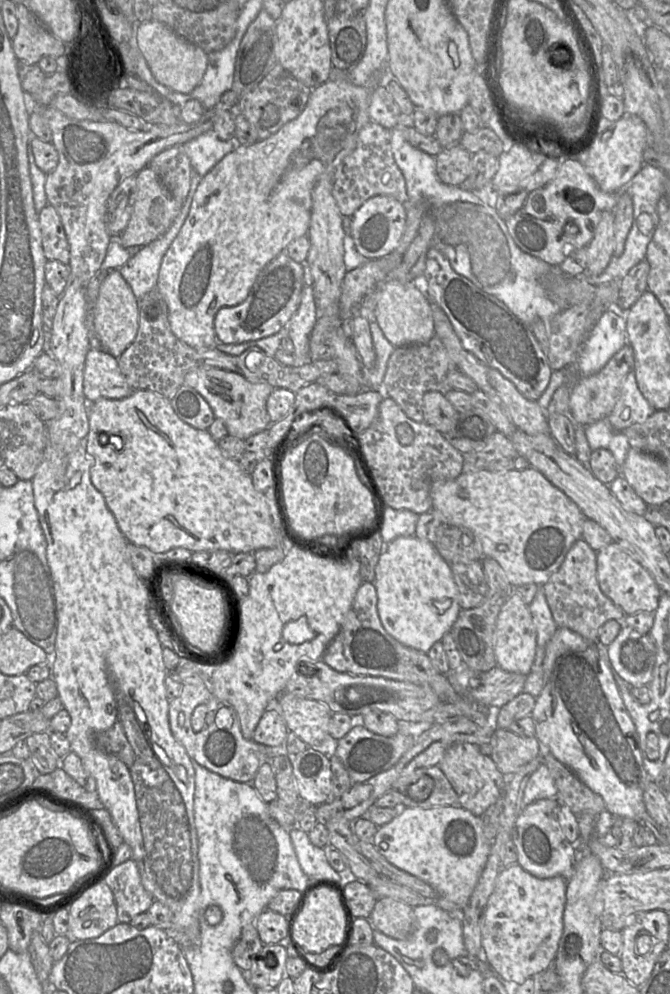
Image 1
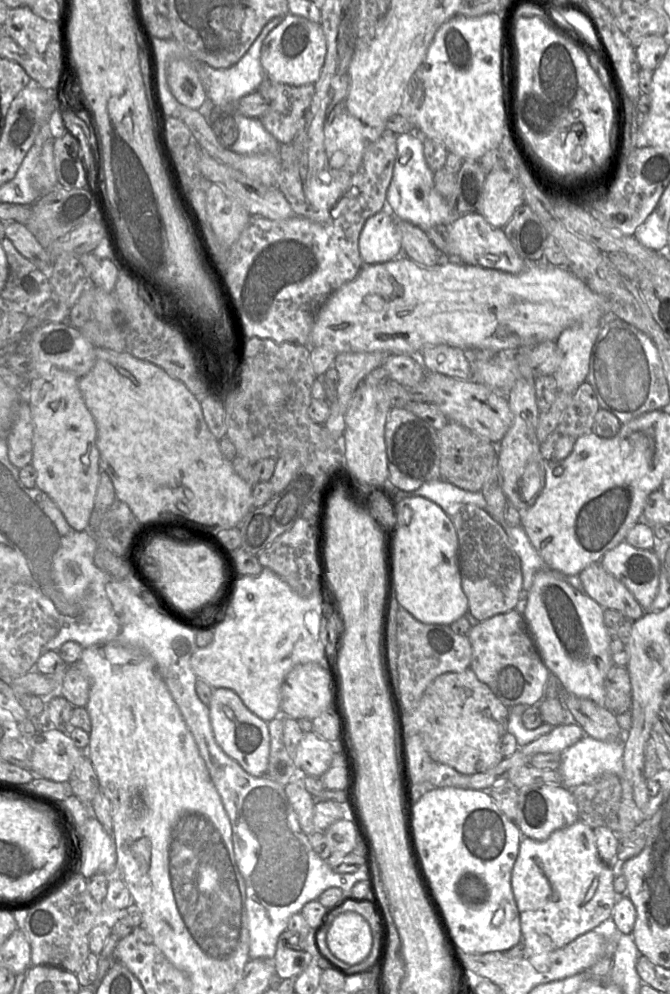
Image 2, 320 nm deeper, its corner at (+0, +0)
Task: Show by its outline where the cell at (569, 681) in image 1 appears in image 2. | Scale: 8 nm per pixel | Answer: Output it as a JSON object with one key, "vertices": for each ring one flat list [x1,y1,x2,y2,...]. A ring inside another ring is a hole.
{"vertices":[[550,570,535,574,532,587,528,591,528,602,523,617,543,663,549,672,559,679,562,688,577,697,590,699,597,705,605,707,604,682,614,665,610,654,613,636,604,624,603,610,583,591,573,588,562,580,561,573]]}

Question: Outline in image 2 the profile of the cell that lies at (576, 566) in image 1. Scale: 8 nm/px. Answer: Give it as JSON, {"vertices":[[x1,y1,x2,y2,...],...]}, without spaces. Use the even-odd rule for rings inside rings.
{"vertices":[[599,562,587,566,578,577,582,591,603,609,616,610,631,621,639,620,646,613,628,589]]}

